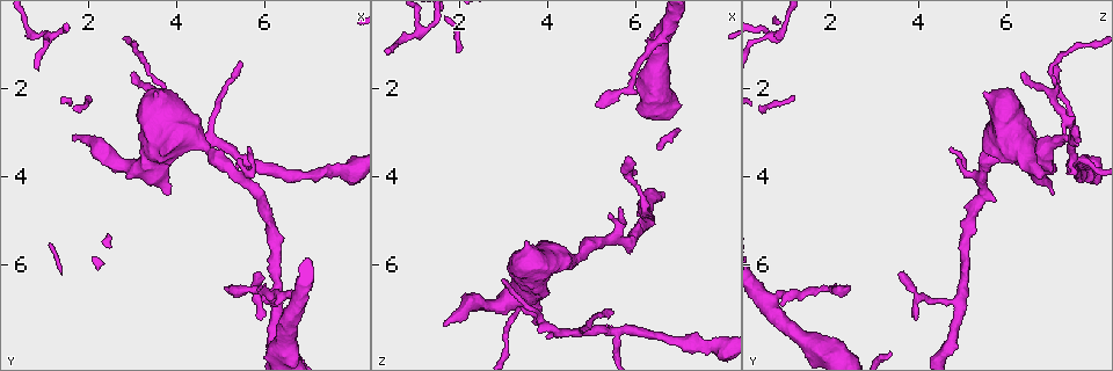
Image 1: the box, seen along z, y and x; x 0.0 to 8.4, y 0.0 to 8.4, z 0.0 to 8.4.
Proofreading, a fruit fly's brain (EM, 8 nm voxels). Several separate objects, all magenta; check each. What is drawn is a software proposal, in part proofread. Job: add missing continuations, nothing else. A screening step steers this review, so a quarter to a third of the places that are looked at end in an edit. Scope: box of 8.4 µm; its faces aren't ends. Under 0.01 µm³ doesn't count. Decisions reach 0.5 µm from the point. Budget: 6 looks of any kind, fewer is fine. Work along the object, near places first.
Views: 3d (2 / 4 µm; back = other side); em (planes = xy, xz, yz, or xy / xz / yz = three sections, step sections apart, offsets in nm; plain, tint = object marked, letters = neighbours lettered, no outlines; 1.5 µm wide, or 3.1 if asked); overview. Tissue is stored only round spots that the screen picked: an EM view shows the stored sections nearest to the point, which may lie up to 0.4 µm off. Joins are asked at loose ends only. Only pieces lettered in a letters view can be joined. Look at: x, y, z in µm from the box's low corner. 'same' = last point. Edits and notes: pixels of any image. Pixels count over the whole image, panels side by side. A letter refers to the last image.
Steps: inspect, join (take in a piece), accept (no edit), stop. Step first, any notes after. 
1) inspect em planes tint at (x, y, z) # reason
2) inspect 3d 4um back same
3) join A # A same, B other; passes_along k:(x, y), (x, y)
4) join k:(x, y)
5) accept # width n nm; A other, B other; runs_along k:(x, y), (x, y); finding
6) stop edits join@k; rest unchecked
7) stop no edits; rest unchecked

inspect 3d 2um at (5.45, 1.40, 7.10) # an open end

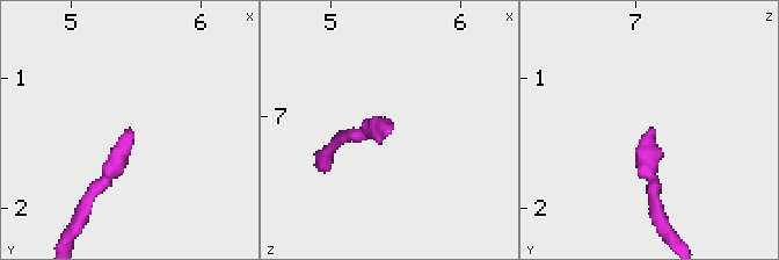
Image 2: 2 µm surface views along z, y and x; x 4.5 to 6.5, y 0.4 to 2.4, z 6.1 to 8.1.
inspect em yz step 8 letters at (5.46, 1.42, 7.12)

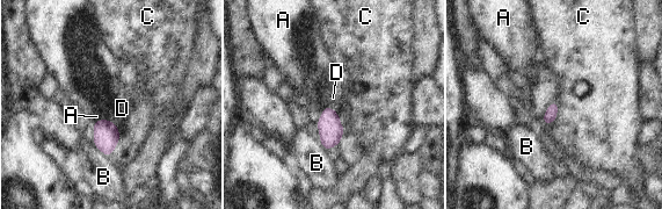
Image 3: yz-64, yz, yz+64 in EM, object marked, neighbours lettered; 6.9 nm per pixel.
accept # A other, B other, C other, D other; border 3:(554, 99), (557, 117), (543, 124); no lettered piece goes on from it

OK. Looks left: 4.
inspect em planes letters at (3.75, 4.40, 7.10) # stops while still wide

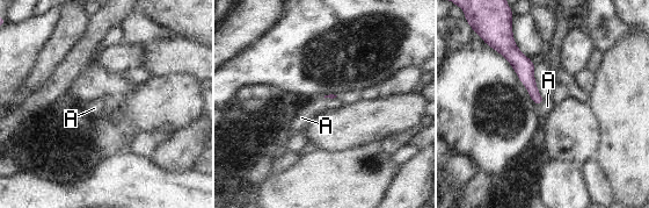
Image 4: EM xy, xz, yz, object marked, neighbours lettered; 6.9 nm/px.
accept # A other; border 4:(545, 100), (536, 106); none of them fits

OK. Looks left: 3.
inspect em planes letters at (5.95, 7.20, 3.90) # an open end

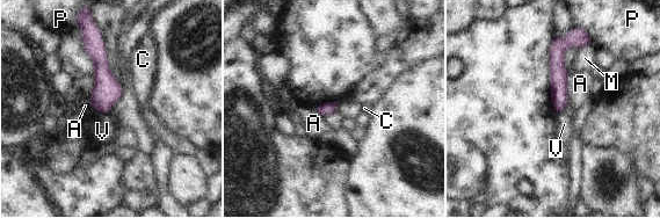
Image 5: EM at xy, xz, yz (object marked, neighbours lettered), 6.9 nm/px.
accept # width 90 nm; A other, C other, M other, P other, V other; border 5:(96, 110), (109, 114); none of them fits

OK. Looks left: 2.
stop no edits; rest unchecked

